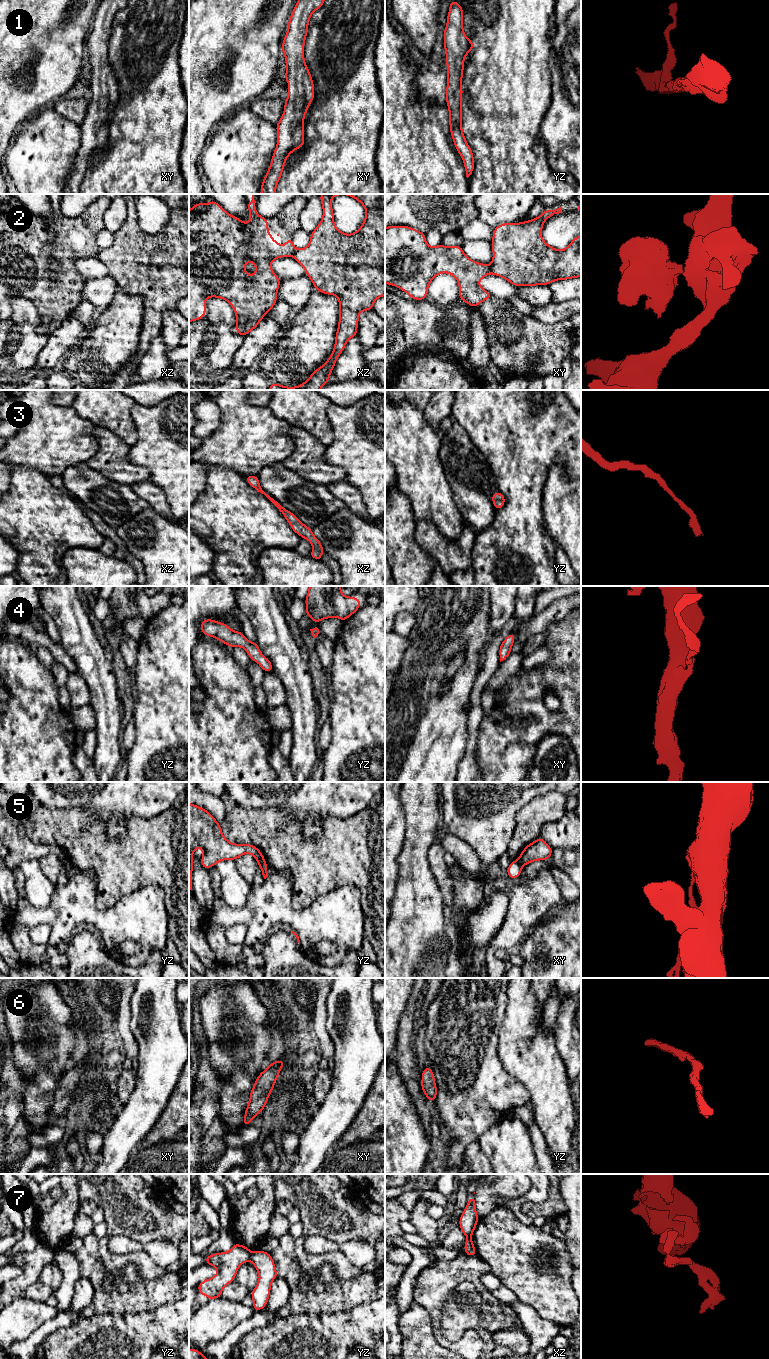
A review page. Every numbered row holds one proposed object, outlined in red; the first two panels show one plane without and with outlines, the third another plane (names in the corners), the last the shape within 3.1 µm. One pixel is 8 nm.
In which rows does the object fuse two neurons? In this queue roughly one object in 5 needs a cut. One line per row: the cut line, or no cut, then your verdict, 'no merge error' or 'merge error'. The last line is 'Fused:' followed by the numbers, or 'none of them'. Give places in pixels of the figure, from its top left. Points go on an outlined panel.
1: cut none; no merge error
2: cut xy (491, 265), (490, 272); merge error
3: cut none; no merge error
4: cut none; no merge error
5: cut yz (258, 861), (264, 862); merge error
6: cut none; no merge error
7: cut yz (252, 1252), (249, 1259); merge error
Fused: 2, 5, 7

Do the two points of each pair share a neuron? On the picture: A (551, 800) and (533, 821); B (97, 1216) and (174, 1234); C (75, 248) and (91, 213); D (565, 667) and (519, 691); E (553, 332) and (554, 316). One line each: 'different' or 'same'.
A: same
B: different
C: same
D: same
E: different

